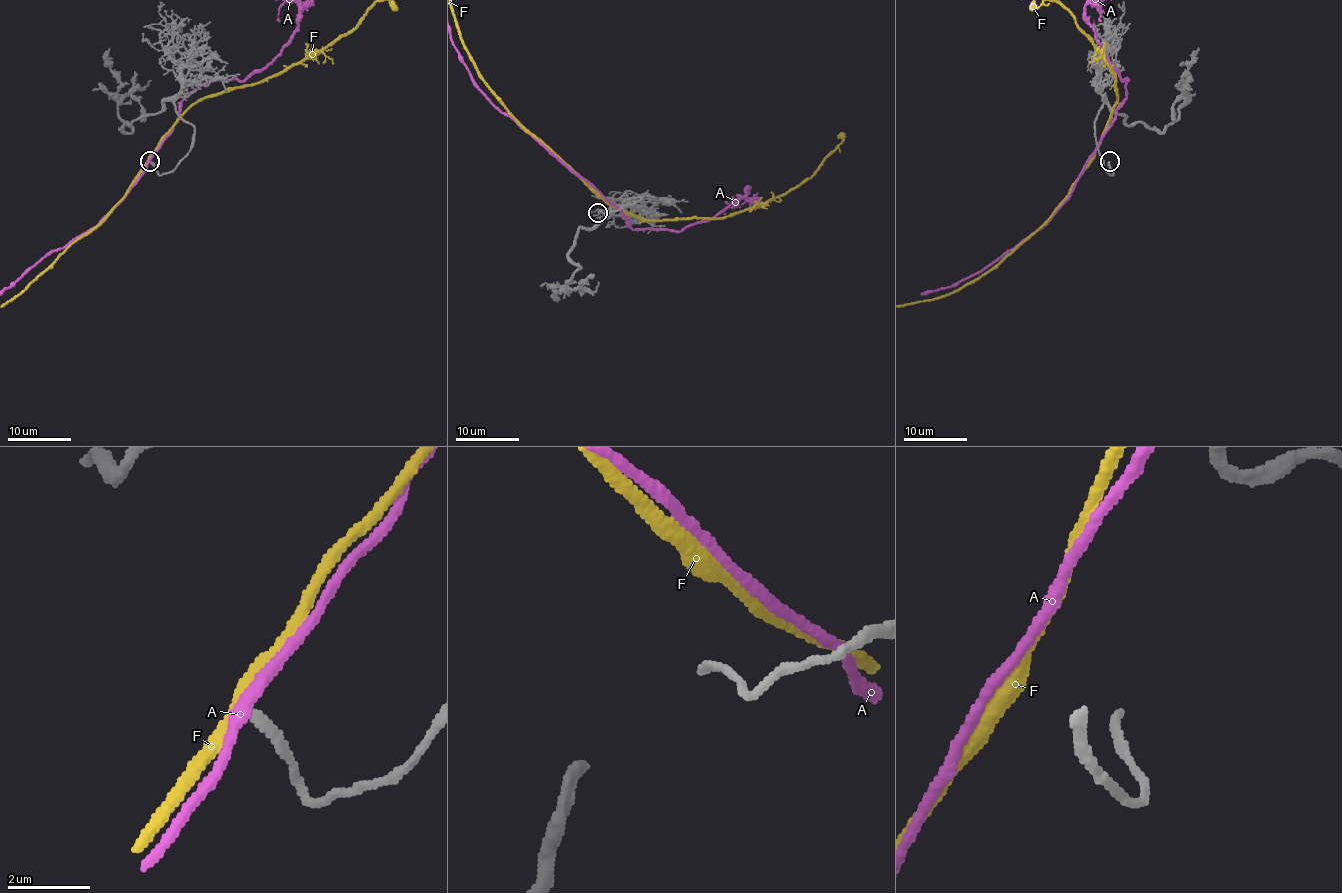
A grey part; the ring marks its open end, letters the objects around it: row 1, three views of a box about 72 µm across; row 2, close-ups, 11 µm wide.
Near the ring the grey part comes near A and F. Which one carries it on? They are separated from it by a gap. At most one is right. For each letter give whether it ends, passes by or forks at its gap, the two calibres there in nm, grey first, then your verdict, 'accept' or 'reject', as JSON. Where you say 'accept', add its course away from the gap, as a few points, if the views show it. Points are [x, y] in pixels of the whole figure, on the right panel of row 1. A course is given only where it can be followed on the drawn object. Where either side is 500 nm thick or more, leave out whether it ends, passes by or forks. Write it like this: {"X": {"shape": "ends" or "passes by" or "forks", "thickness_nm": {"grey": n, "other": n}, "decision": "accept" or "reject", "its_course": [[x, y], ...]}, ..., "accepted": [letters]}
{"A": {"shape": "passes by", "thickness_nm": {"grey": 200, "other": 280}, "decision": "reject"}, "F": {"shape": "passes by", "thickness_nm": {"grey": 200, "other": 440}, "decision": "reject"}, "accepted": []}

